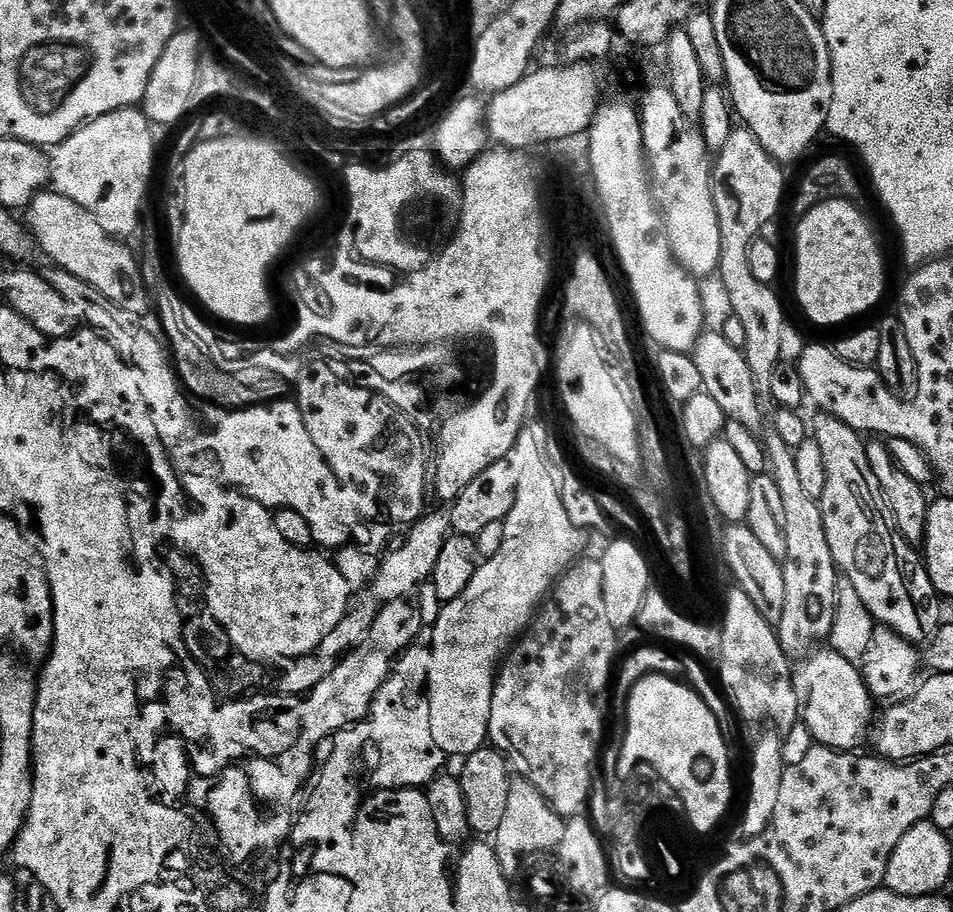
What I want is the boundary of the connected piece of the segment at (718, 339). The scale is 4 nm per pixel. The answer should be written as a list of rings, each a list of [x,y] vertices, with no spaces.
[[[706,330],[701,333],[699,342],[692,351],[692,357],[702,375],[703,391],[714,399],[721,407],[728,420],[741,423],[747,429],[753,429],[754,422],[750,416],[758,420],[762,416],[758,404],[759,391],[753,382],[753,372],[744,358],[743,351],[726,340],[721,331]]]

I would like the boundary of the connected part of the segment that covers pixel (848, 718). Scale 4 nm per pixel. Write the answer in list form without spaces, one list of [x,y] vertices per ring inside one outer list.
[[[833,650],[824,651],[817,651],[799,665],[798,688],[804,695],[802,720],[808,723],[808,732],[817,745],[835,748],[838,752],[852,752],[859,749],[856,747],[868,736],[874,697],[868,691],[861,669],[849,657]]]

